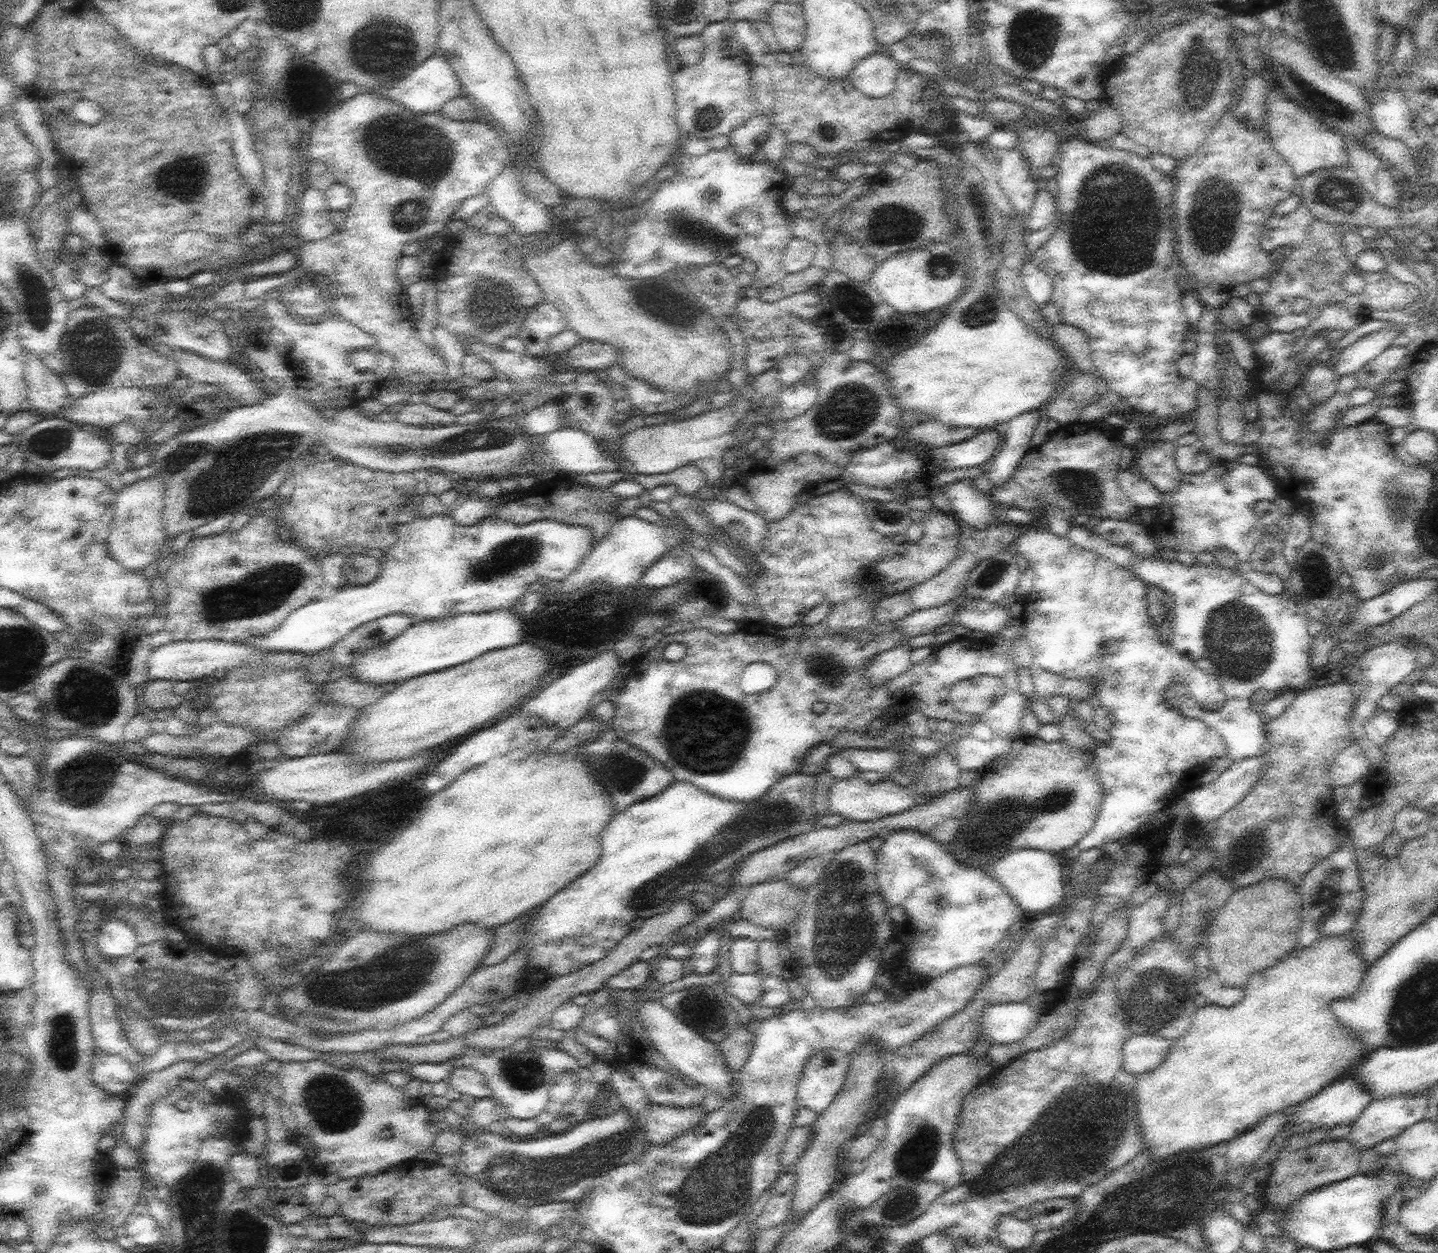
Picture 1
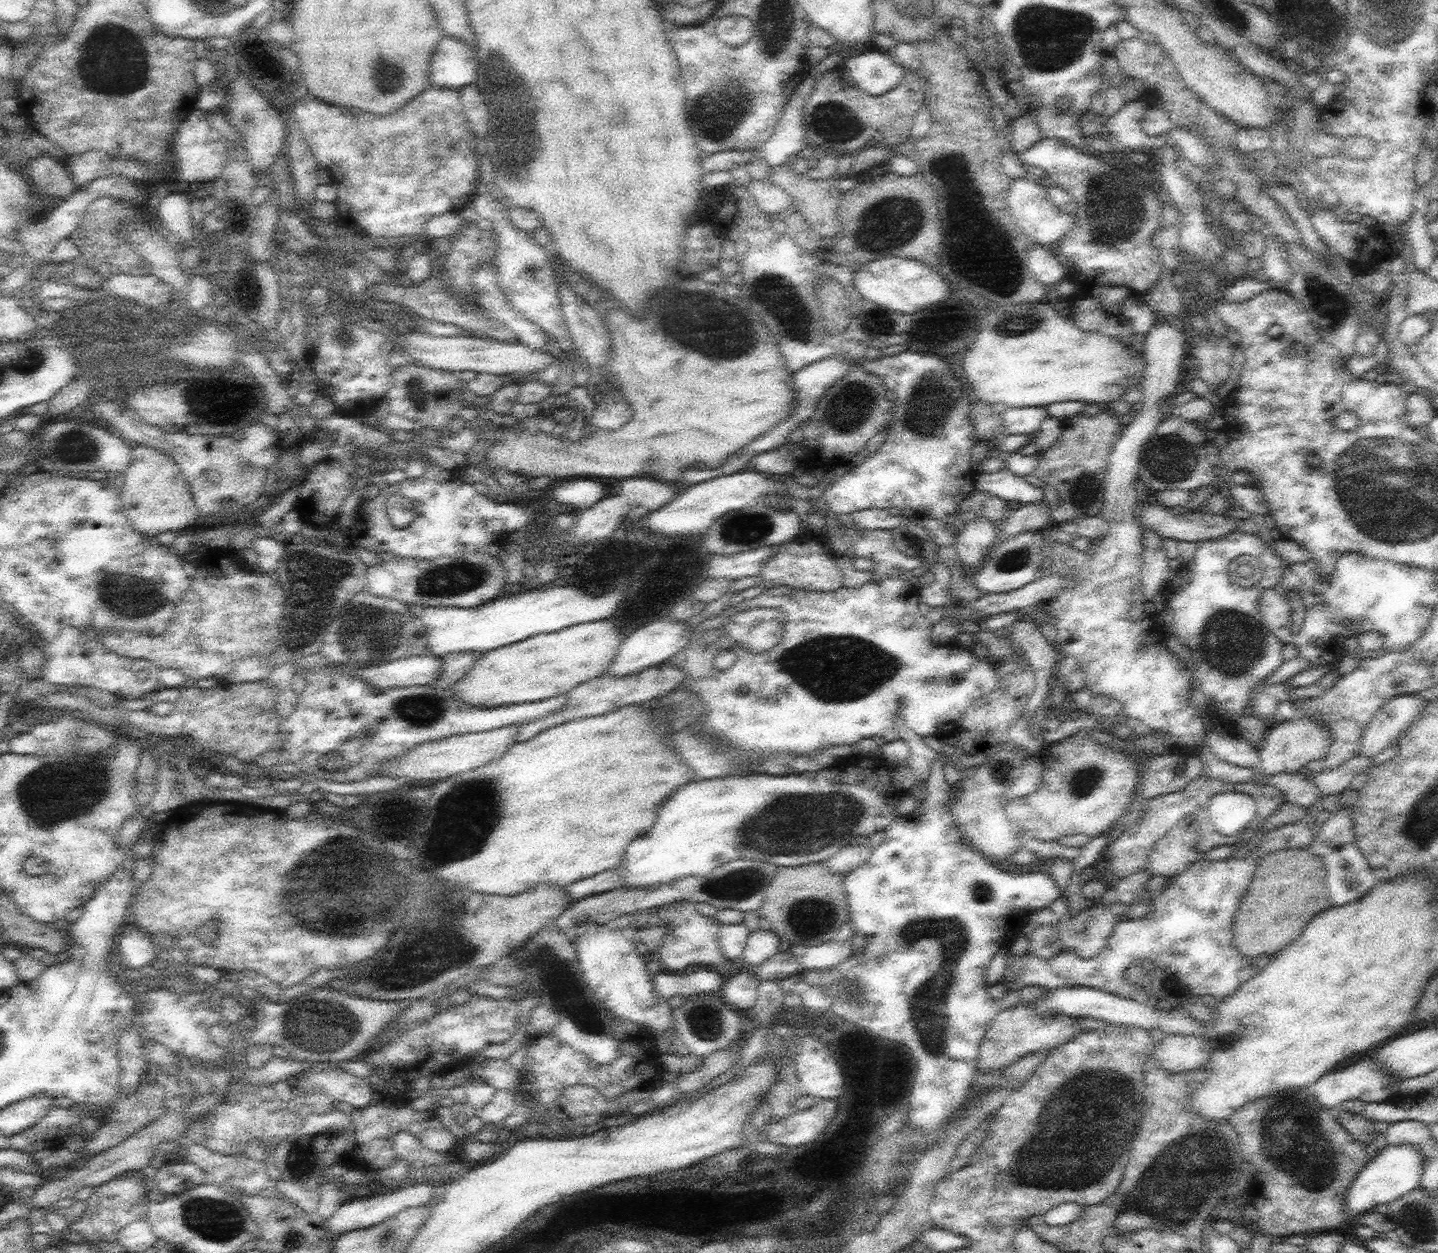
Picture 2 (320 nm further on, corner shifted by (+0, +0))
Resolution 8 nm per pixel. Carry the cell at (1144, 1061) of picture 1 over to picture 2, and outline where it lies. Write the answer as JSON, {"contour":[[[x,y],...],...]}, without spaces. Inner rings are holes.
{"contour":[[[1173,1034],[1155,1043],[1153,1056],[1168,1072],[1188,1073],[1207,1066],[1211,1057],[1211,1044],[1202,1036]]]}

